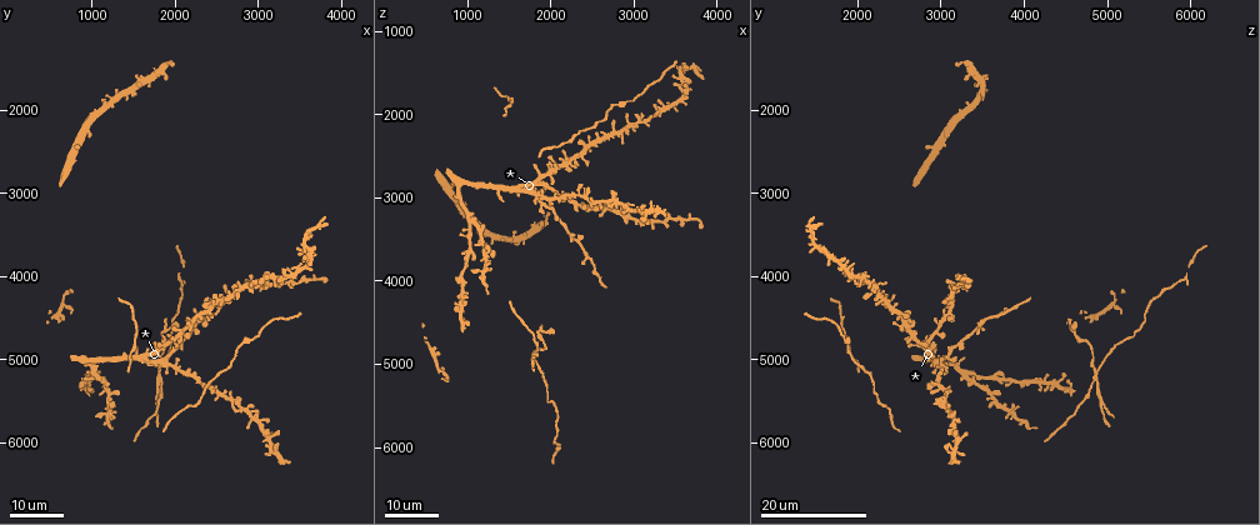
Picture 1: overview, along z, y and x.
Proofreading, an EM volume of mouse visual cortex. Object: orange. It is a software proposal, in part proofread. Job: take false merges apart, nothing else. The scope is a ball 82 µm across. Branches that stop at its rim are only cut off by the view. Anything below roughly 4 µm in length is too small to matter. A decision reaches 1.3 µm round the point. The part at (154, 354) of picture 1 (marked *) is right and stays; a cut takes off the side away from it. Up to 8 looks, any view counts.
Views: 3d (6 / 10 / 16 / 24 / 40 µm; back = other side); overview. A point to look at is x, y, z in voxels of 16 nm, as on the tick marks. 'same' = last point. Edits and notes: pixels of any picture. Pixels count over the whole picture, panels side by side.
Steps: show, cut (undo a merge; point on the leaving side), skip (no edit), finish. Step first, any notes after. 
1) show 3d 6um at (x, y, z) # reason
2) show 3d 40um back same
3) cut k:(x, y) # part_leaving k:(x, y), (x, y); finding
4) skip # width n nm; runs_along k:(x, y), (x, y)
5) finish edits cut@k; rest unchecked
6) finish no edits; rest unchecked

show 3d 24um at (2450, 4450, 3700) # calibre changes

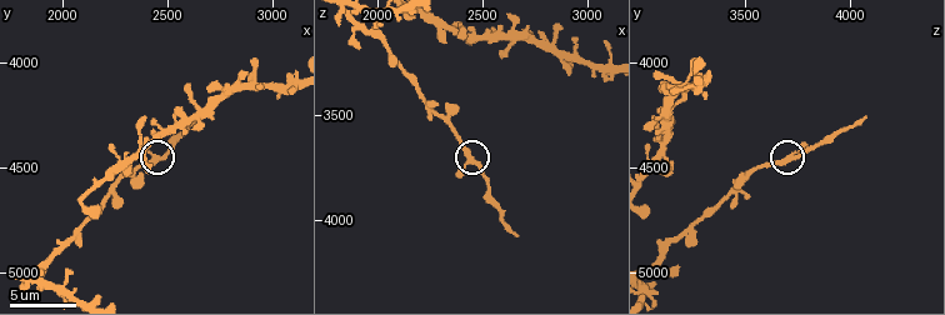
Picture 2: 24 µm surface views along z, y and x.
show 3d 10um at (2470, 4460, 3750)

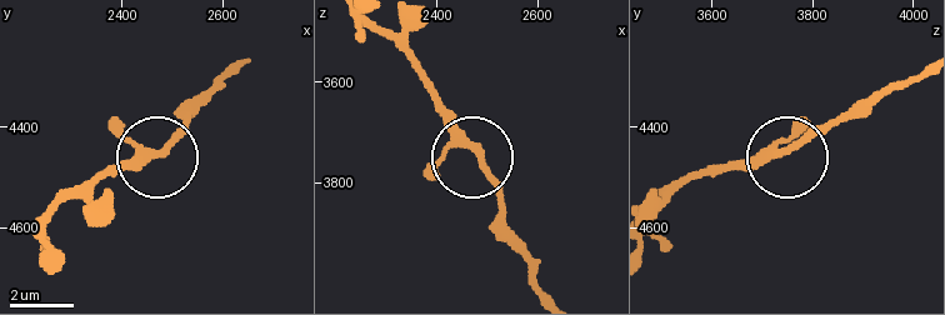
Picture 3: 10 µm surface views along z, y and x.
skip # runs_along 3:(373, 24), (405, 56), (515, 231); one neuron here

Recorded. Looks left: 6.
show 3d 10um at (2310, 4540, 3520) # two arms in line, one across

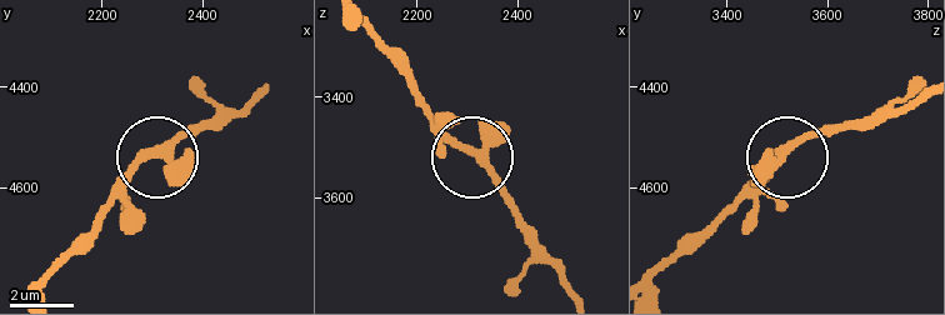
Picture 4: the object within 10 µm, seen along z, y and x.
skip # arms 3; runs_along 4:(34, 288), (139, 168), (200, 121); all the same neuron

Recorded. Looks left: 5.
show 3d 16um at (3450, 4100, 3250)

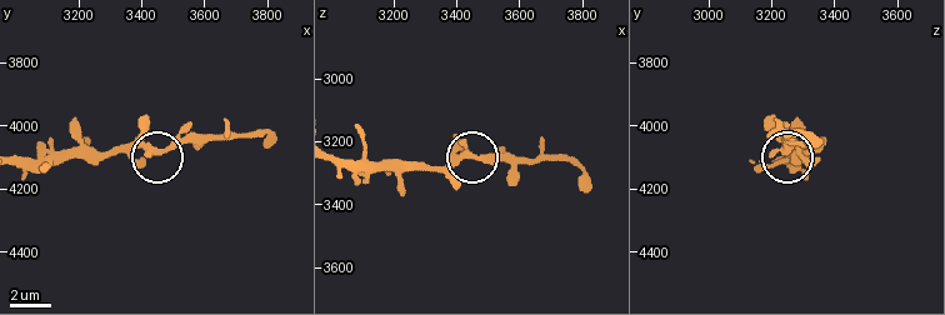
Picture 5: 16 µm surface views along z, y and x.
show 3d 10um at (3470, 4070, 3250)

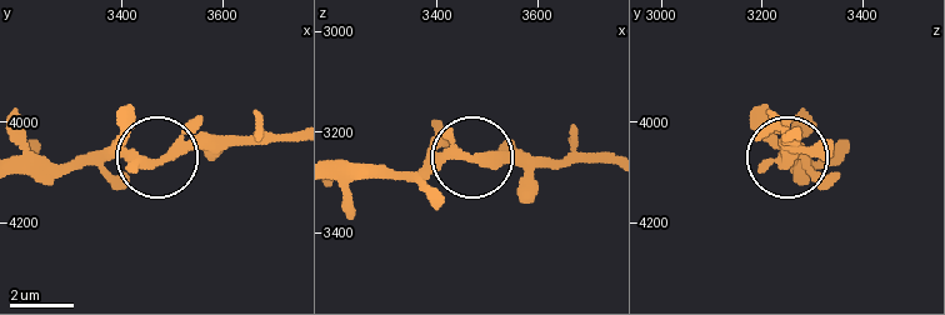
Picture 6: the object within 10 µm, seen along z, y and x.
skip # runs_along 6:(21, 170), (70, 170), (119, 156), (143, 163), (229, 140); all the same neuron

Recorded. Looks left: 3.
show 3d 16um at (3300, 4000, 1900) # four or more arms meet

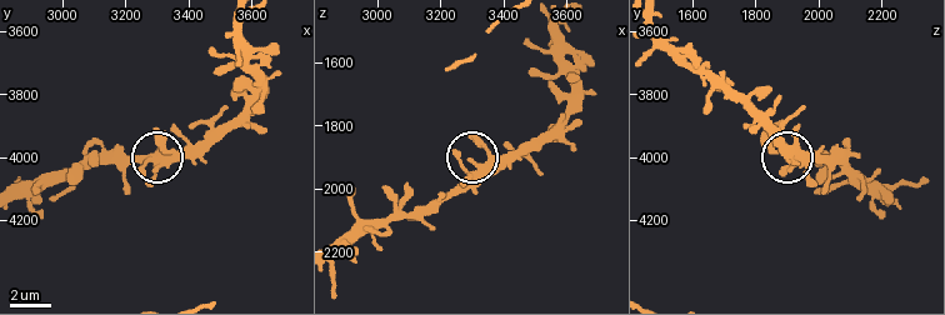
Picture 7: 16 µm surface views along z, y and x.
show 3d 6um at (3320, 4030, 1920) # closer look

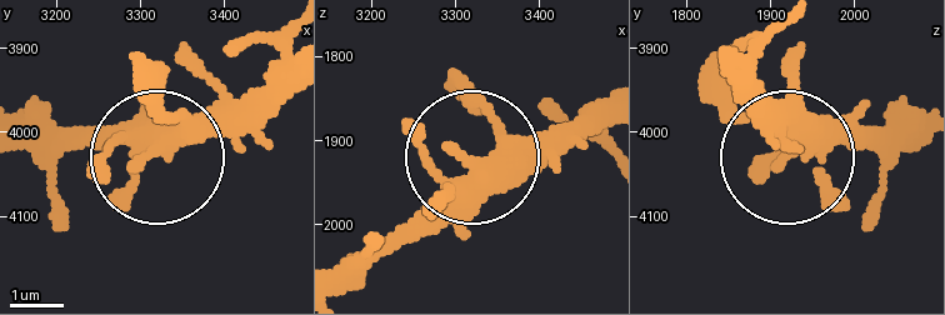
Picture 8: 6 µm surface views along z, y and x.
skip # side_arm 20 um; runs_along 8:(31, 145), (193, 145), (286, 78); continuous, no second neuron

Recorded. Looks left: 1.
finish no edits; rest unchecked

